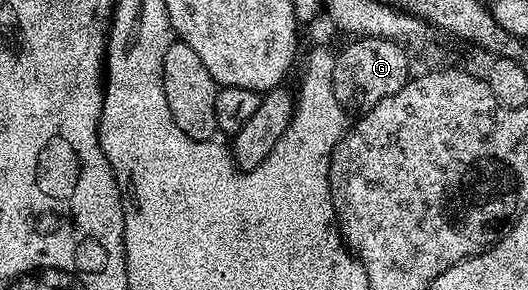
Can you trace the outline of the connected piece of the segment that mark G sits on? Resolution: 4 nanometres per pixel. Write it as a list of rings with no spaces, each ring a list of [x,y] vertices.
[[[373,35],[356,37],[344,48],[339,48],[334,61],[334,95],[345,109],[345,112],[363,113],[374,109],[382,97],[398,93],[402,85],[410,78],[408,72],[408,55],[403,46],[395,39],[379,39]]]

